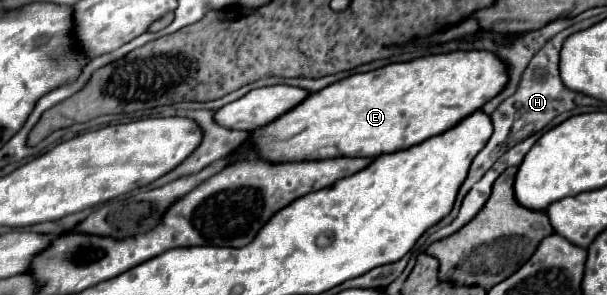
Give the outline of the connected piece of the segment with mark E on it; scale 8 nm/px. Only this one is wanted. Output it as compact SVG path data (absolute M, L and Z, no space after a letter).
M457 50L449 54L435 54L415 58L411 62L387 64L383 68L351 74L319 92L311 92L301 104L279 116L277 120L255 128L249 136L261 132L261 152L257 156L245 156L245 160L329 160L333 156L373 158L379 154L391 154L423 140L445 132L461 118L479 110L487 100L501 92L507 82L505 64L491 52Z

